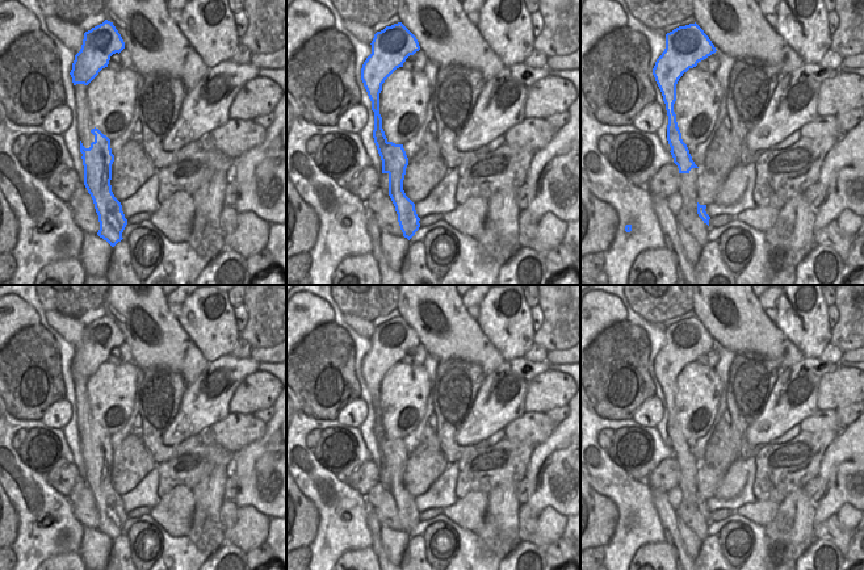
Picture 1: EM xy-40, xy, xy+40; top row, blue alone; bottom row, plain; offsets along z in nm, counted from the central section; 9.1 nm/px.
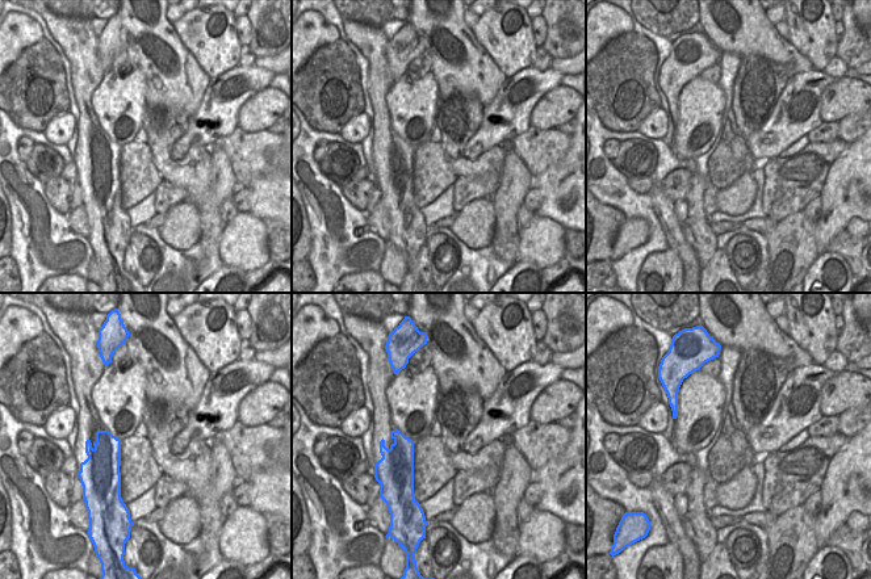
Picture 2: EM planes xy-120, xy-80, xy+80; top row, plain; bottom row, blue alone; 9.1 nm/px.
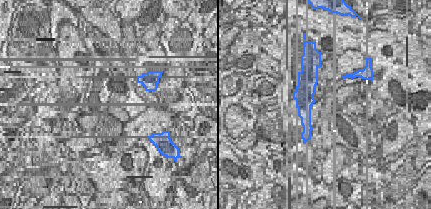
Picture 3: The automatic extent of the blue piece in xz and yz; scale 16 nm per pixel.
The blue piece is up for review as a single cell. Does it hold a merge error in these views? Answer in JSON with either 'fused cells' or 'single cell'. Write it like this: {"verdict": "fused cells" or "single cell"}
{"verdict": "fused cells"}

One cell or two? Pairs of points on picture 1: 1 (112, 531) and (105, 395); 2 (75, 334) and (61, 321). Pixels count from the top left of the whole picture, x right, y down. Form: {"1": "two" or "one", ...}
{"1": "two", "2": "one"}

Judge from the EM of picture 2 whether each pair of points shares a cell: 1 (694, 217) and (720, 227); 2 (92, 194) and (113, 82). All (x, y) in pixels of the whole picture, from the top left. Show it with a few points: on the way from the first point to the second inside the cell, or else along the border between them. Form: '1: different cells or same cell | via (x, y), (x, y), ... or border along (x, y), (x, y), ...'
1: different cells | border along (708, 223), (717, 235)
2: different cells | border along (89, 103), (99, 126), (120, 146)

